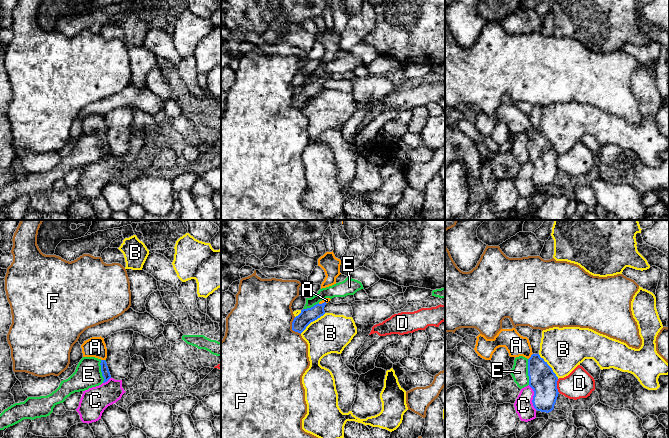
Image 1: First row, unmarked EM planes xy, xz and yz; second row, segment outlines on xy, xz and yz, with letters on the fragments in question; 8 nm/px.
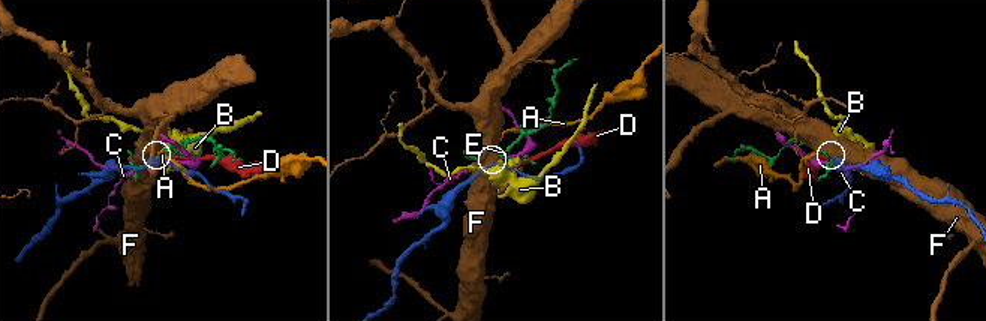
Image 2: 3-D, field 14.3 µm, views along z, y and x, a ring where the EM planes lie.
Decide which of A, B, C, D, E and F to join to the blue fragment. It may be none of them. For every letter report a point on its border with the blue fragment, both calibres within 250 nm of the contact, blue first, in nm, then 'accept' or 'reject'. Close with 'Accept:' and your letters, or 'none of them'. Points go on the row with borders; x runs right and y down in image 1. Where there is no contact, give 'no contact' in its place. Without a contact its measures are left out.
A: meets blue in yz at (531, 356); 220 nm thick on the blue side, 170 nm on the other; accept
B: meets blue in yz at (549, 366); 220 nm thick on the blue side, 340 nm on the other; reject
C: meets blue in yz at (533, 397); 220 nm thick on the blue side, 150 nm on the other; reject
D: meets blue in yz at (556, 386); 220 nm thick on the blue side, 220 nm on the other; reject
E: meets blue in yz at (528, 372); 220 nm thick on the blue side, 140 nm on the other; reject
F: meets blue in xz at (292, 327); 120 nm thick on the blue side, 500 nm on the other; reject
Accept: A

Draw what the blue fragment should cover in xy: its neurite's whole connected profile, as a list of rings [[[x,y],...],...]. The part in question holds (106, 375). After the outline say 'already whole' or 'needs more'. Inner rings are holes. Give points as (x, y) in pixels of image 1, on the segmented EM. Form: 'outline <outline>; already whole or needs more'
outline [[[92,337],[81,345],[83,357],[95,357],[101,360],[101,372],[104,378],[103,383],[107,382],[110,378],[110,372],[106,363],[107,348],[104,342],[104,338]]]; needs more

